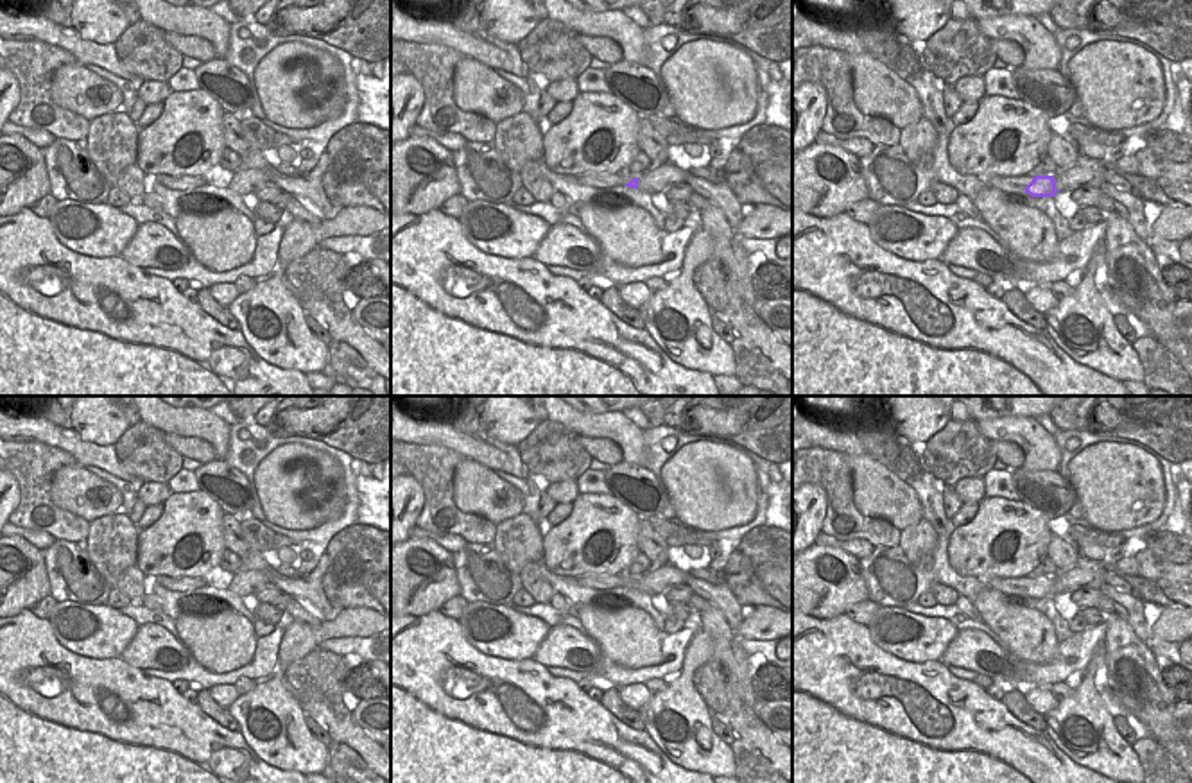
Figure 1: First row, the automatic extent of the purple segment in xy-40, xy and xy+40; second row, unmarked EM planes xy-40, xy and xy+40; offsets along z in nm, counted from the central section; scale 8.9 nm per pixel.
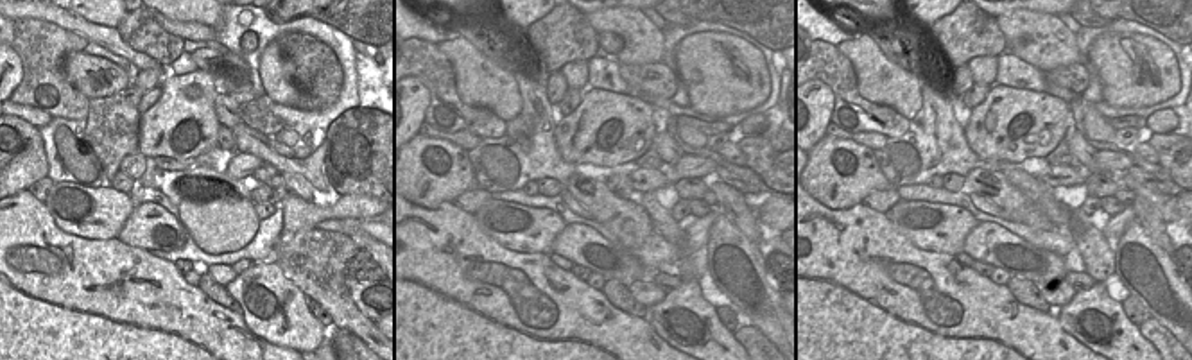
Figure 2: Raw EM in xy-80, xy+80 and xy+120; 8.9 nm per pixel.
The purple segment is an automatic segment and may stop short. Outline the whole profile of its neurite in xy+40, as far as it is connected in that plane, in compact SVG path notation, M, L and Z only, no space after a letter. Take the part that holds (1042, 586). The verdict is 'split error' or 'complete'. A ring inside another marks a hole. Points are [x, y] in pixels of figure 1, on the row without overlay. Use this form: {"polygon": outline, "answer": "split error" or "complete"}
{"polygon": "M989 577L984 579L986 588L993 588L1004 595L1031 597L1031 598L1054 598L1059 591L1056 589L1054 577Z", "answer": "split error"}

